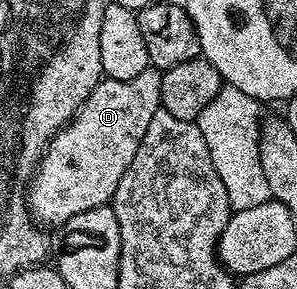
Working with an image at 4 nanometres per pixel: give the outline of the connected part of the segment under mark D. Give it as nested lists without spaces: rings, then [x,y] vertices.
[[[150,68],[135,76],[135,80],[105,78],[98,84],[82,104],[76,118],[49,143],[27,190],[27,202],[34,211],[37,209],[47,221],[53,222],[56,218],[68,220],[76,214],[112,203],[119,184],[126,181],[129,165],[135,160],[135,154],[147,136],[147,128],[155,112],[162,109],[162,75],[162,71]]]

